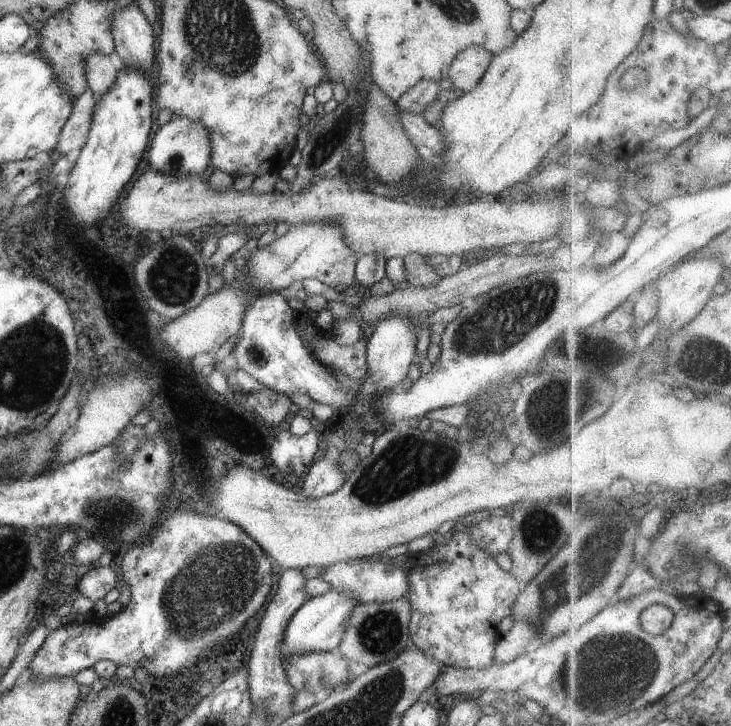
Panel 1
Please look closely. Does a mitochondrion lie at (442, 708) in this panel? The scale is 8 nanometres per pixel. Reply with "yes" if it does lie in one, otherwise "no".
no

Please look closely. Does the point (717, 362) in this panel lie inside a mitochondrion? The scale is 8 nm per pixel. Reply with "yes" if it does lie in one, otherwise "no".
yes

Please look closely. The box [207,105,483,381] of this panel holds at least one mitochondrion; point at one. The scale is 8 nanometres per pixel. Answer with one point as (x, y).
(322, 150)

